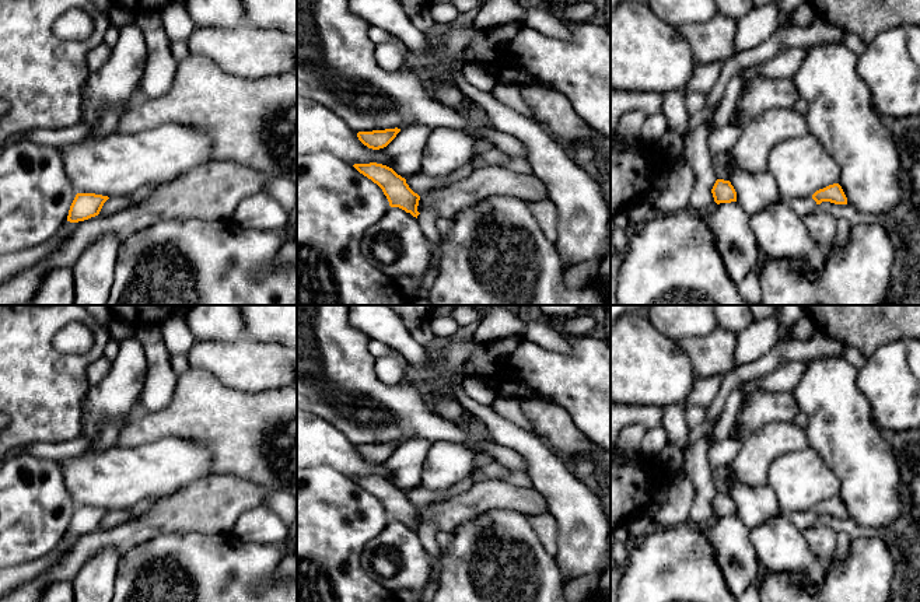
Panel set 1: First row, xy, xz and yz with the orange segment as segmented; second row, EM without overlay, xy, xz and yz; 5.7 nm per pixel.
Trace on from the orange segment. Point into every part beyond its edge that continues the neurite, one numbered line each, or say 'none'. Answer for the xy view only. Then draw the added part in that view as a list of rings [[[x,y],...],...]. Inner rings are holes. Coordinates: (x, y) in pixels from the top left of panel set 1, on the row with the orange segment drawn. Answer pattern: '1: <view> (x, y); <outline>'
1: xy (114, 205); [[[118,196],[118,197],[109,197],[101,211],[99,216],[112,216],[120,210],[125,210],[126,207],[132,206],[133,202],[129,199],[129,196]]]

